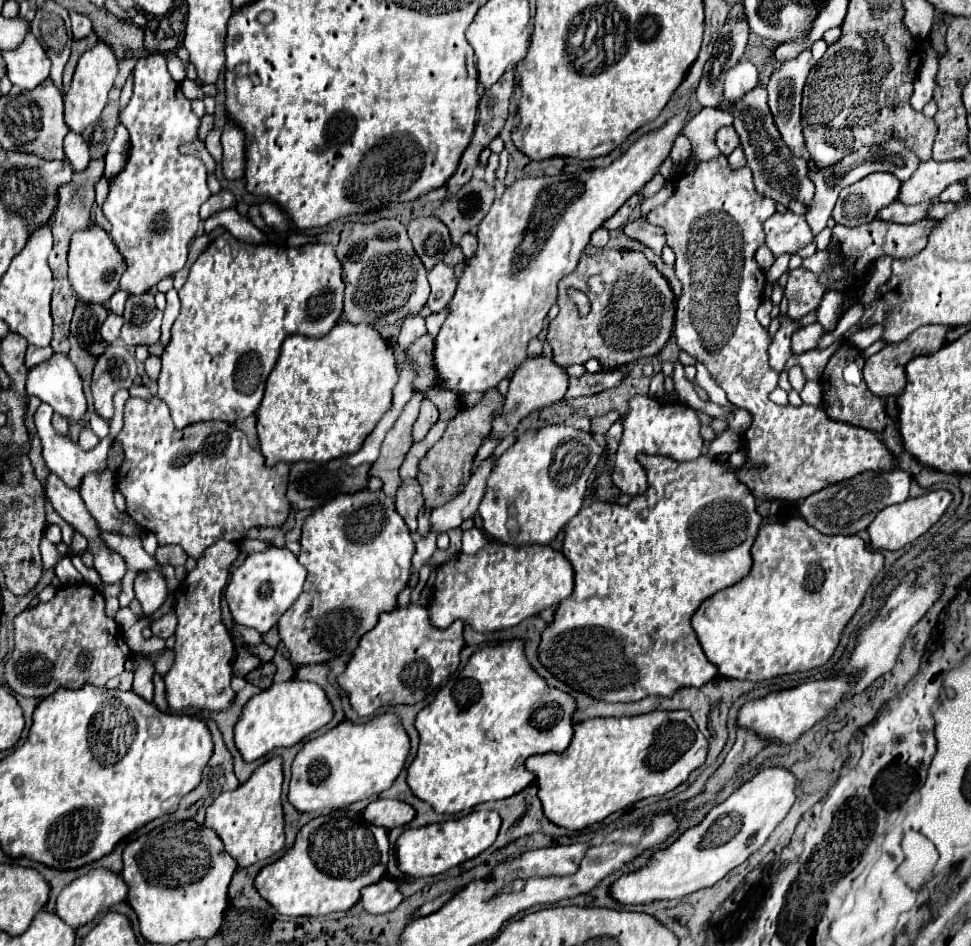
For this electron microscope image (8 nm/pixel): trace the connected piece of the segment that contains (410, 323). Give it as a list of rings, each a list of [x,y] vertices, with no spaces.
[[[411,315],[411,317],[405,317],[403,319],[403,325],[401,325],[401,335],[399,335],[399,341],[397,345],[401,349],[405,349],[407,345],[411,345],[415,339],[419,339],[421,335],[425,335],[425,319],[421,315]]]

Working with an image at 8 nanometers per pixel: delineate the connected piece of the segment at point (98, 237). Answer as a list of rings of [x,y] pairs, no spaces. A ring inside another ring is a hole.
[[[89,225],[83,231],[75,231],[69,247],[69,279],[81,301],[107,303],[119,289],[119,279],[125,271],[125,259],[119,255],[113,239],[99,225]]]

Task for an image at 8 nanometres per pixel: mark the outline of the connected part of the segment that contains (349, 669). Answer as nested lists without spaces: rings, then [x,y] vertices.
[[[409,605],[409,607],[397,607],[389,613],[379,615],[379,623],[367,631],[367,635],[361,637],[357,651],[349,659],[345,671],[337,677],[339,687],[343,687],[349,695],[351,707],[357,711],[359,717],[371,717],[377,709],[389,707],[389,705],[415,705],[427,699],[433,691],[441,687],[441,683],[455,673],[459,667],[459,653],[463,649],[463,623],[455,621],[447,629],[435,629],[429,625],[427,609],[421,605]]]

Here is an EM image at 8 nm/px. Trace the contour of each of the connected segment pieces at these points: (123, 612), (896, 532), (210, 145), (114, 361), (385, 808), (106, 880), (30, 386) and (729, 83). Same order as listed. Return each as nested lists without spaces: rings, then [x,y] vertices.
[[[129,607],[120,608],[117,611],[117,615],[115,615],[115,621],[119,623],[119,627],[123,629],[123,631],[127,631],[131,625],[135,625],[137,621],[141,621],[145,617],[145,613],[141,613],[141,615],[135,615]]]
[[[931,491],[925,493],[921,497],[915,499],[907,499],[899,505],[889,505],[885,507],[867,527],[869,533],[869,541],[873,549],[887,549],[887,551],[897,551],[905,545],[911,545],[917,537],[921,537],[931,525],[935,525],[939,521],[939,517],[943,515],[943,511],[949,507],[951,503],[951,493],[949,491]]]
[[[211,129],[205,137],[205,145],[209,149],[209,153],[215,157],[217,163],[221,163],[221,131],[219,129]]]
[[[109,345],[107,351],[97,359],[91,379],[91,391],[95,399],[95,411],[111,421],[113,417],[113,395],[117,389],[125,389],[137,375],[135,357],[123,345]]]
[[[377,799],[365,807],[363,817],[367,819],[367,823],[393,829],[399,825],[407,825],[415,817],[415,811],[411,805],[399,799]]]
[[[91,869],[89,873],[77,877],[75,881],[71,881],[57,897],[57,915],[71,925],[73,929],[77,929],[79,925],[89,923],[97,913],[107,911],[111,905],[125,901],[127,895],[127,885],[123,881],[123,877],[119,873],[113,873],[109,869]]]
[[[53,353],[47,361],[29,369],[25,391],[29,397],[33,395],[33,397],[39,397],[41,401],[49,403],[57,413],[67,417],[67,421],[79,421],[87,411],[87,401],[85,401],[83,387],[81,387],[81,375],[79,375],[77,367],[71,363],[69,355],[65,355],[65,353]]]
[[[741,59],[729,73],[725,79],[725,91],[723,91],[723,107],[719,107],[721,111],[729,113],[731,107],[735,105],[737,99],[741,99],[741,95],[745,95],[747,91],[751,91],[751,87],[755,87],[759,83],[759,71],[757,67],[747,61]]]

